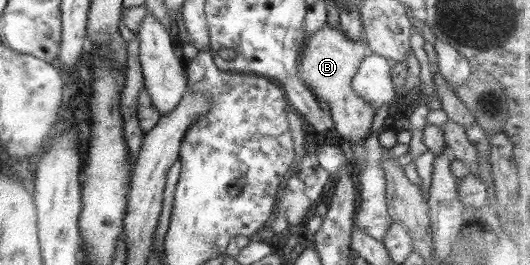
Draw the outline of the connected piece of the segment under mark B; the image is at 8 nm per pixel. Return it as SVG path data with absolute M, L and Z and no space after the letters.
M326 23L306 40L297 72L305 82L306 88L310 89L317 99L322 98L330 107L330 117L335 123L334 129L342 139L351 144L348 155L352 156L352 164L359 166L360 172L366 158L364 144L371 134L373 118L377 110L360 99L358 93L352 88L352 79L356 76L362 61L372 53L373 50L368 46L364 35L359 41L355 41L348 38L342 28L332 27Z

